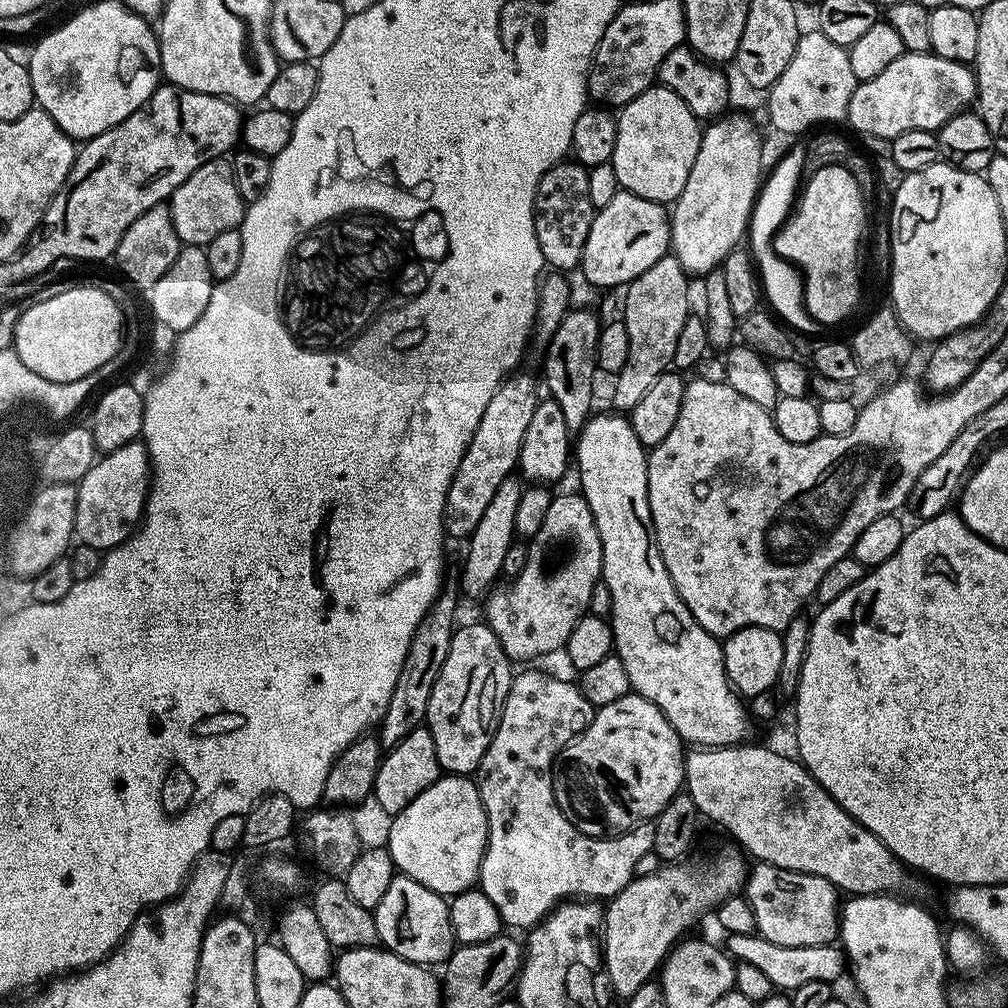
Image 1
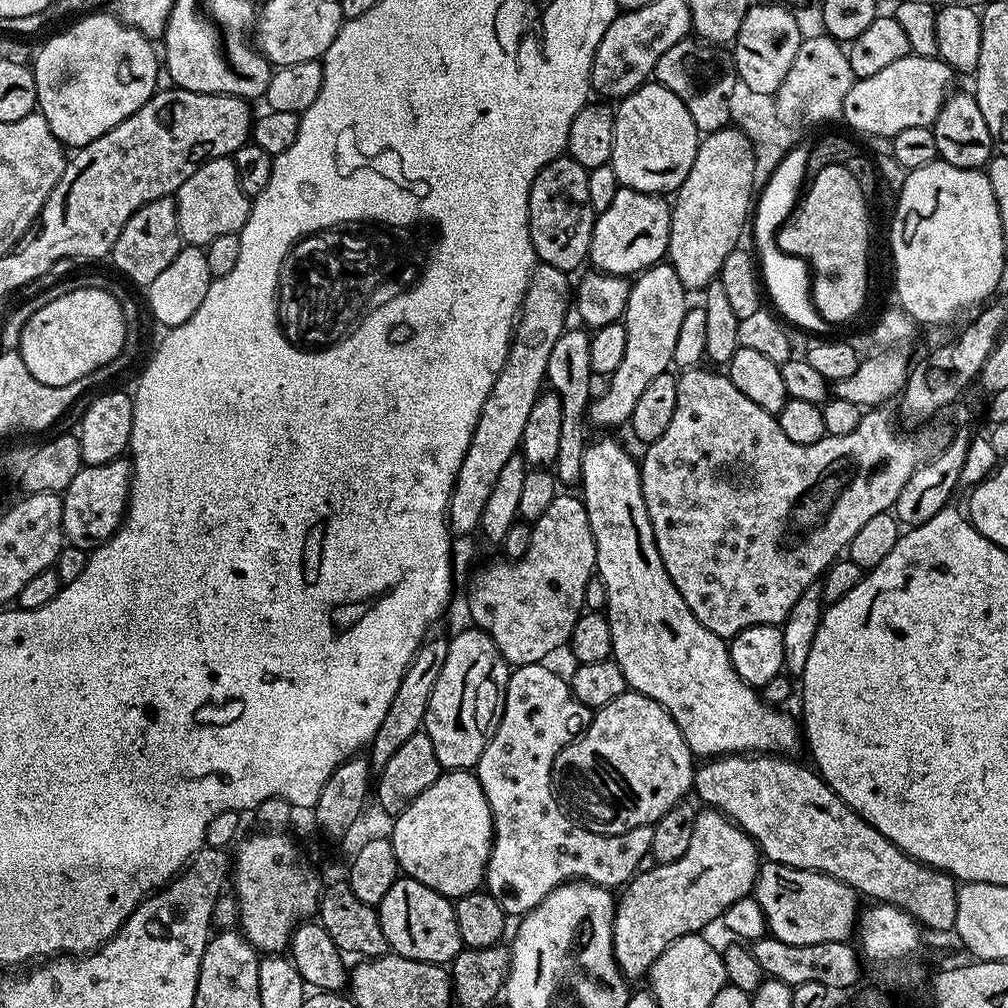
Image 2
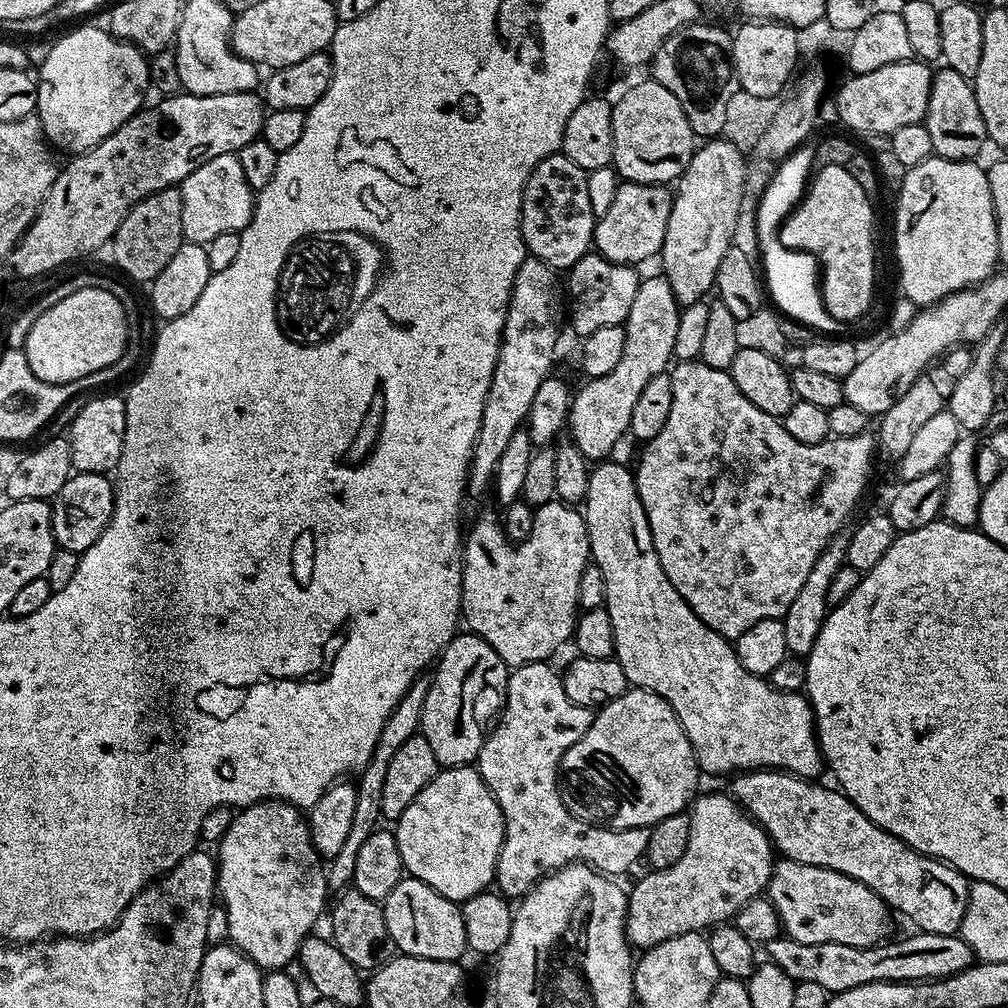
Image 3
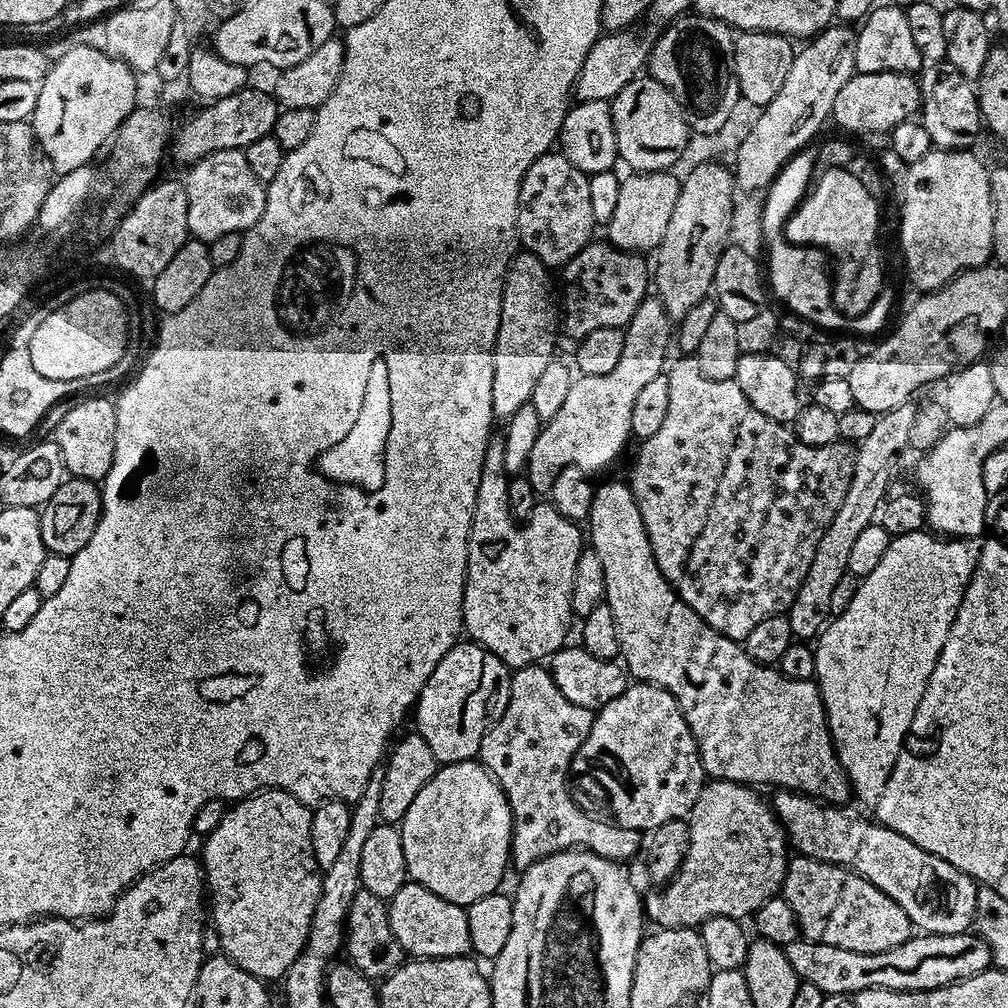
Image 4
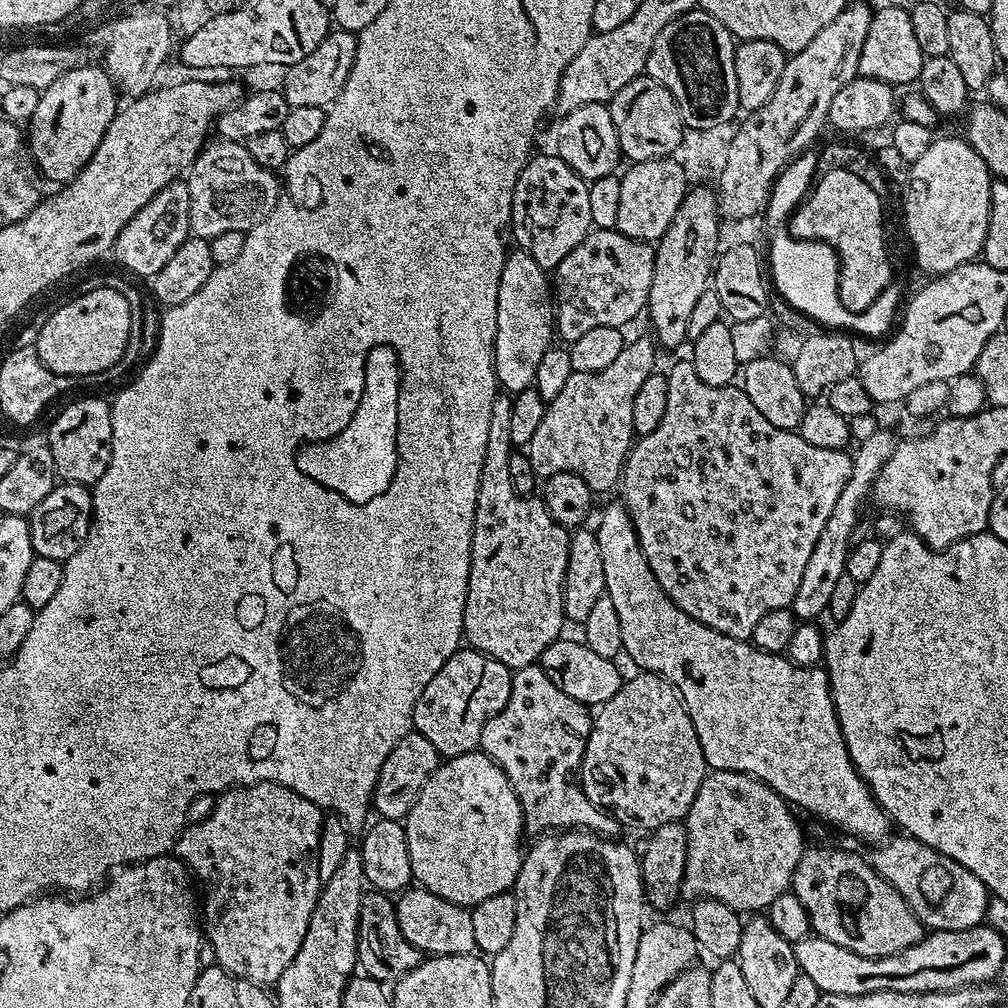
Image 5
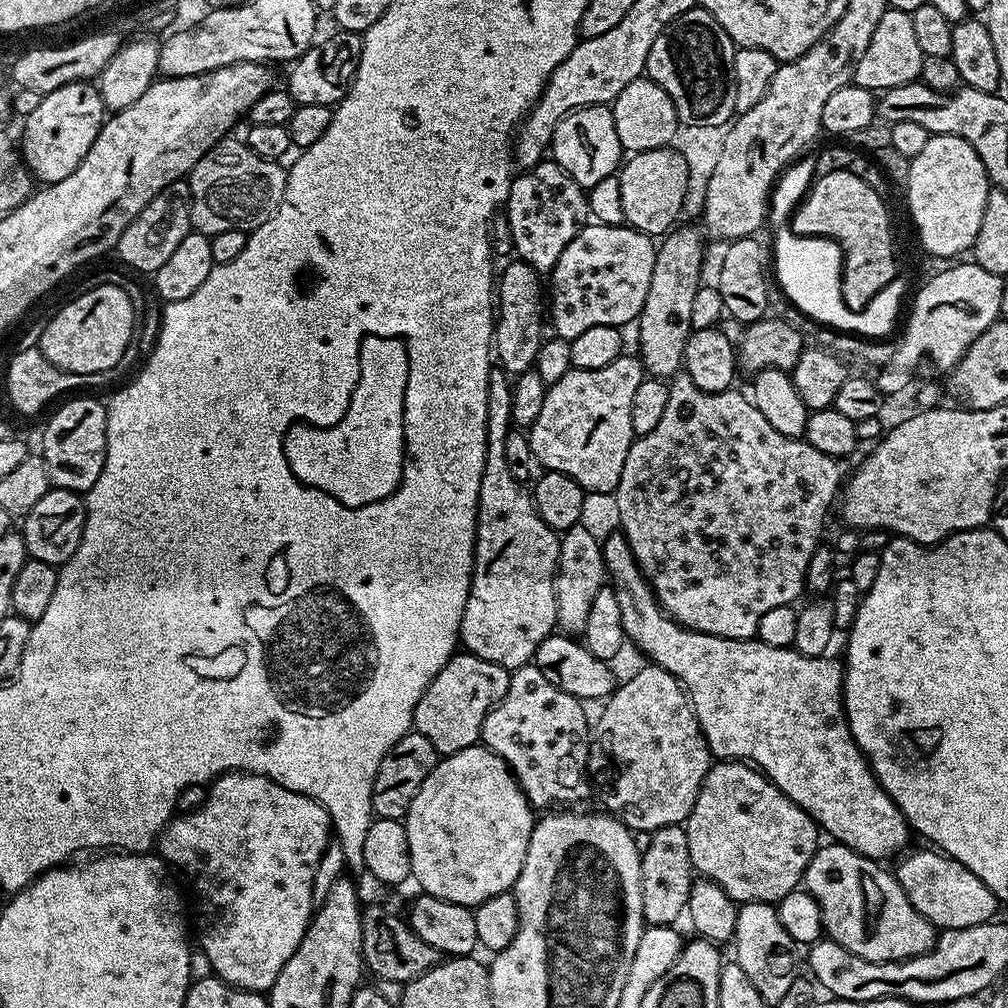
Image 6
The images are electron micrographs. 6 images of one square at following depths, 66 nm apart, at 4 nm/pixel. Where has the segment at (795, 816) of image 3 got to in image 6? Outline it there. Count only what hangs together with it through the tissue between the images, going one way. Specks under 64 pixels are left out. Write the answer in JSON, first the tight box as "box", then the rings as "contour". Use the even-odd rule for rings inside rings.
{"box":[894,850,998,930],"contour":[[[939,850],[928,851],[932,852],[909,851],[903,857],[905,860],[894,868],[895,878],[914,910],[918,910],[922,918],[940,930],[989,923],[995,917],[992,915],[998,909],[998,901],[986,882],[982,882],[982,878],[975,876],[969,868],[962,866],[962,862],[953,860],[951,856]]]}

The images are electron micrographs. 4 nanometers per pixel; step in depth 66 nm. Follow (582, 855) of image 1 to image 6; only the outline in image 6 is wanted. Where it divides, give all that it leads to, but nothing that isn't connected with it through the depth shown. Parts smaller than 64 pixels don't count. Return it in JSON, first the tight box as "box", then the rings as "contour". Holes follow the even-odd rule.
{"box":[480,663,590,810],"contour":[[[535,663],[525,664],[523,668],[515,669],[508,677],[508,689],[506,694],[493,706],[486,714],[486,718],[482,722],[482,730],[480,731],[480,740],[485,748],[489,748],[494,754],[498,754],[508,764],[508,769],[516,775],[516,781],[519,782],[520,788],[524,792],[524,796],[528,799],[529,804],[536,810],[548,810],[553,806],[576,806],[579,800],[584,800],[588,796],[588,792],[584,788],[576,788],[584,780],[584,767],[589,767],[588,749],[590,741],[588,741],[588,716],[584,713],[585,705],[576,696],[566,694],[566,690],[558,690],[558,686],[554,686],[554,682],[550,682],[550,678],[546,678],[546,674],[542,674],[542,670],[536,668]]]}

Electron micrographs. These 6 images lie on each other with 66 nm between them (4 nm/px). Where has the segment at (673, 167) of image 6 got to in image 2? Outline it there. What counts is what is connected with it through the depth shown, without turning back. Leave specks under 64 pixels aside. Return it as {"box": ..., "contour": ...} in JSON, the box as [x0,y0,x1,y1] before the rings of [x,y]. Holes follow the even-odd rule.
{"box":[590,187,672,278],"contour":[[[617,187],[614,202],[596,217],[590,242],[590,264],[603,273],[625,278],[635,277],[654,264],[661,263],[668,254],[672,210],[663,195],[635,192],[633,188]]]}

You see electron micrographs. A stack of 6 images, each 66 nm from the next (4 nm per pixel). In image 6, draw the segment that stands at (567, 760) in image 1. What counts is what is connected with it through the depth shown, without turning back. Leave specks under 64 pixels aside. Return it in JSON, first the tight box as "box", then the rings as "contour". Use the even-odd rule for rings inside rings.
{"box":[588,662,714,834],"contour":[[[651,662],[645,665],[607,697],[604,713],[600,716],[600,745],[588,749],[588,759],[591,767],[596,767],[596,780],[600,783],[600,800],[605,804],[601,805],[636,834],[651,834],[671,824],[683,825],[714,763],[683,684],[665,668]]]}

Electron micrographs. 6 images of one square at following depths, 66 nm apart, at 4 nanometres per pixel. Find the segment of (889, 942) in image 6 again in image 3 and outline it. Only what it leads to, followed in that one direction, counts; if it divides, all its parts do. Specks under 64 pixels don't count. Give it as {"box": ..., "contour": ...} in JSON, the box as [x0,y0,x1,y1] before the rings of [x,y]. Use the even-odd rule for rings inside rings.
{"box":[766,859,893,948],"contour":[[[781,859],[773,867],[766,895],[774,910],[778,910],[780,927],[789,940],[807,944],[838,942],[842,946],[874,948],[889,939],[893,913],[884,899],[874,894],[870,886],[846,874],[838,874],[838,870]]]}

